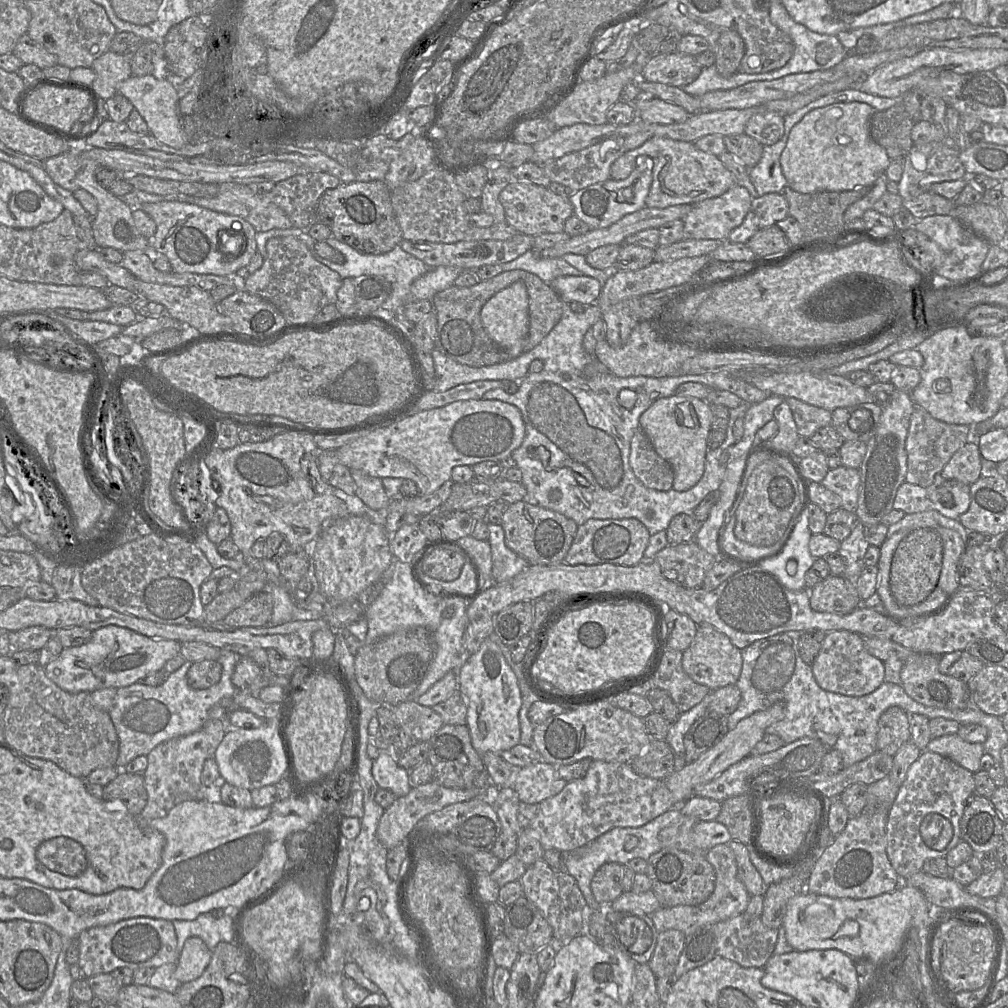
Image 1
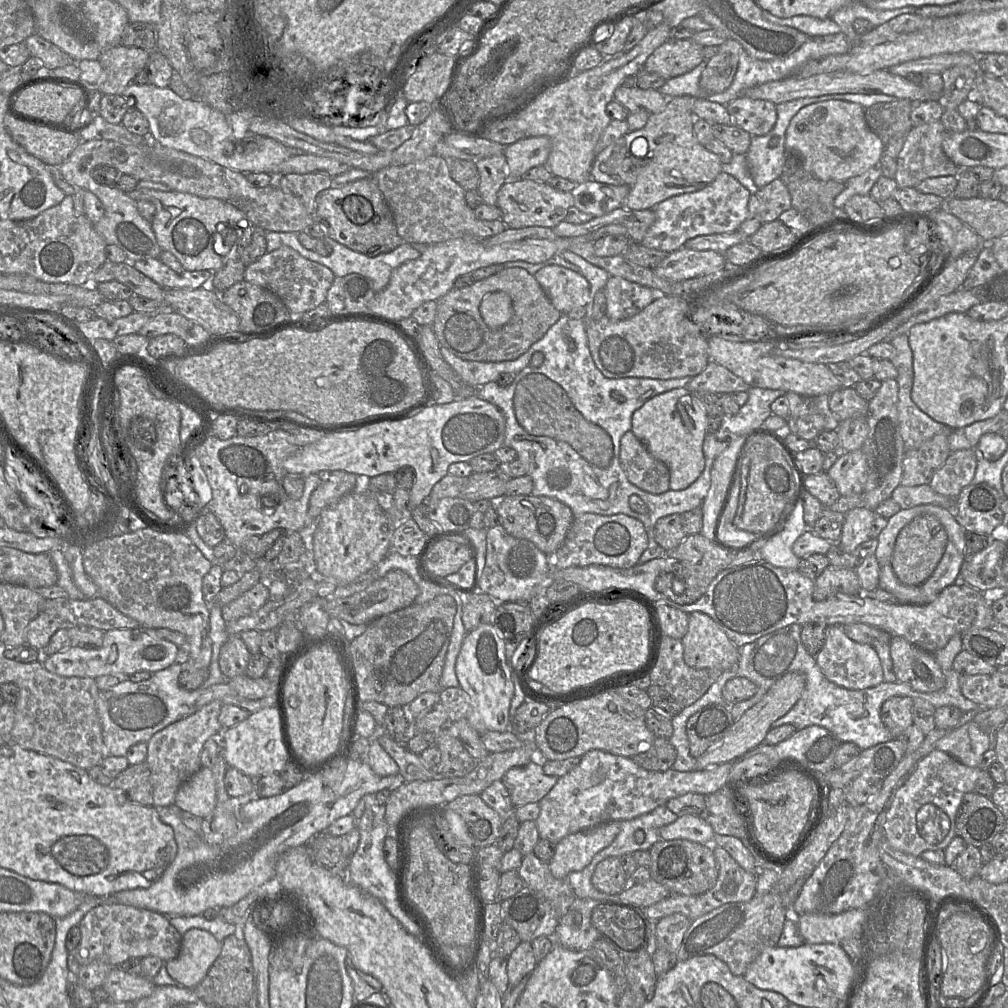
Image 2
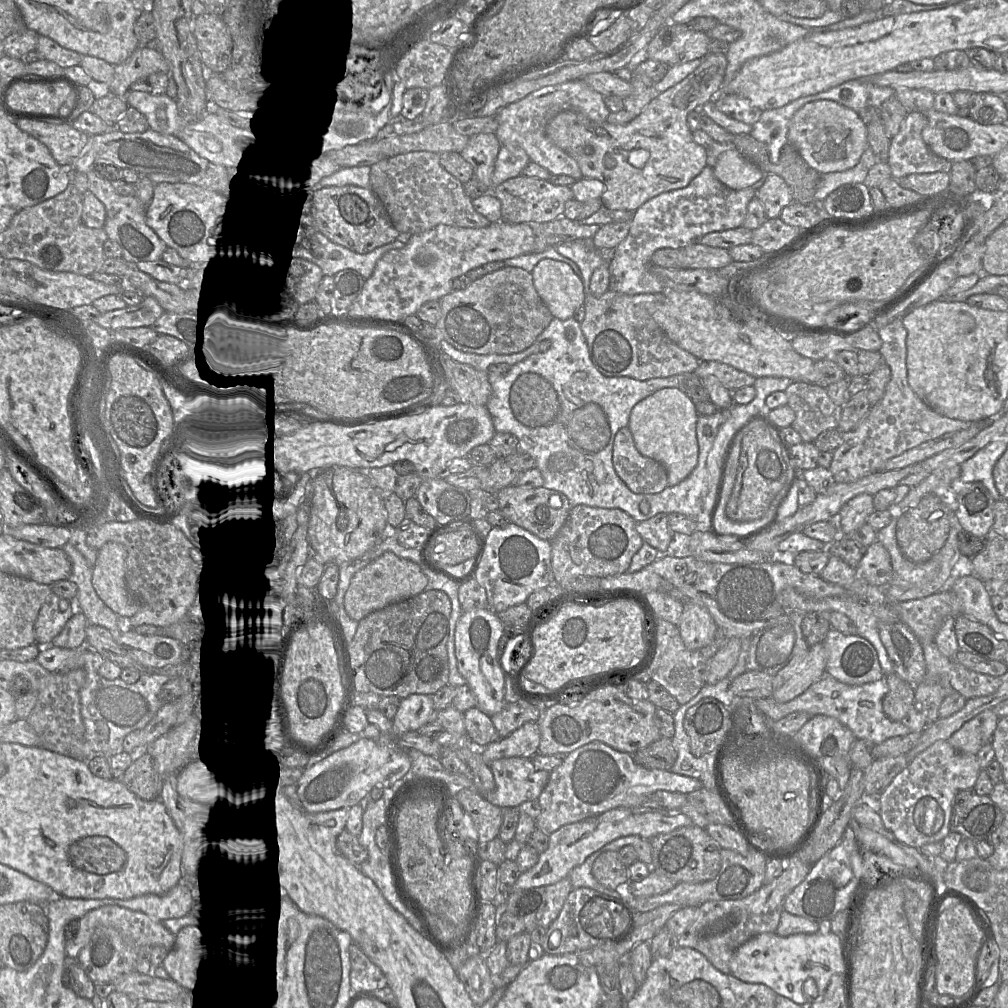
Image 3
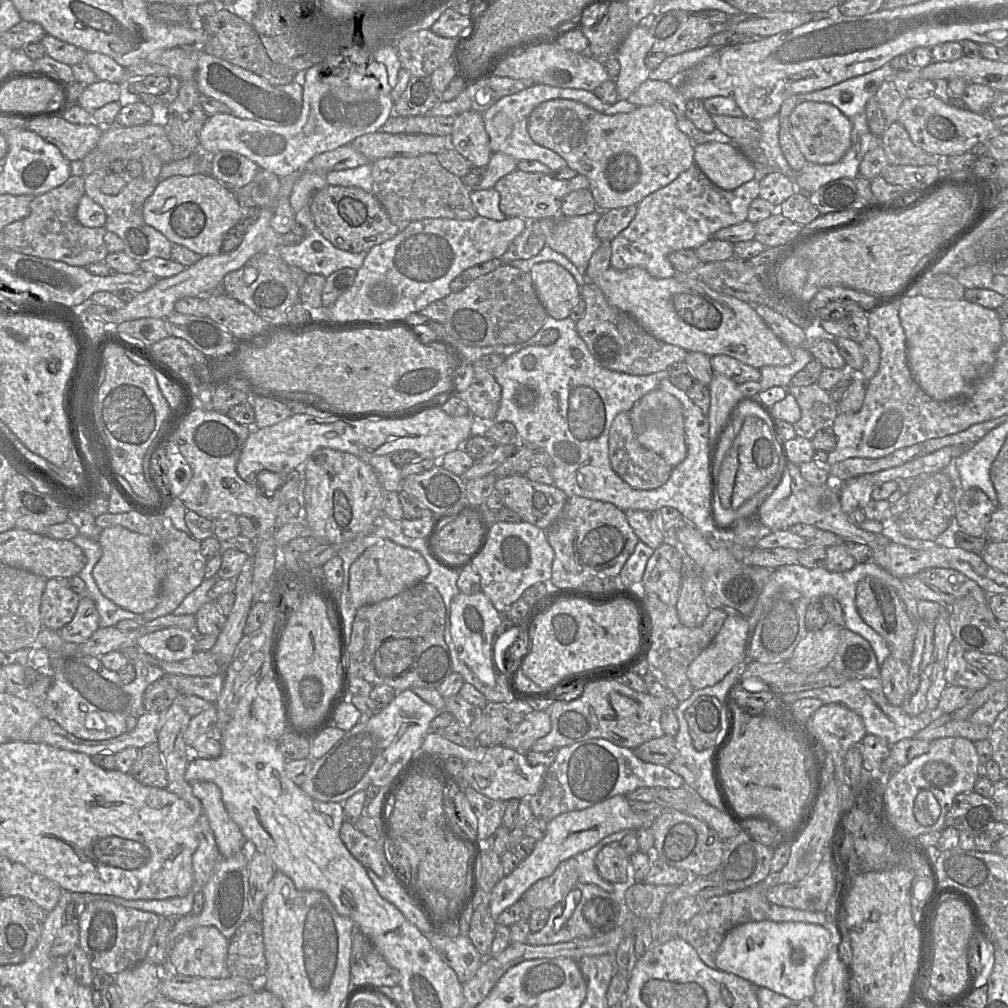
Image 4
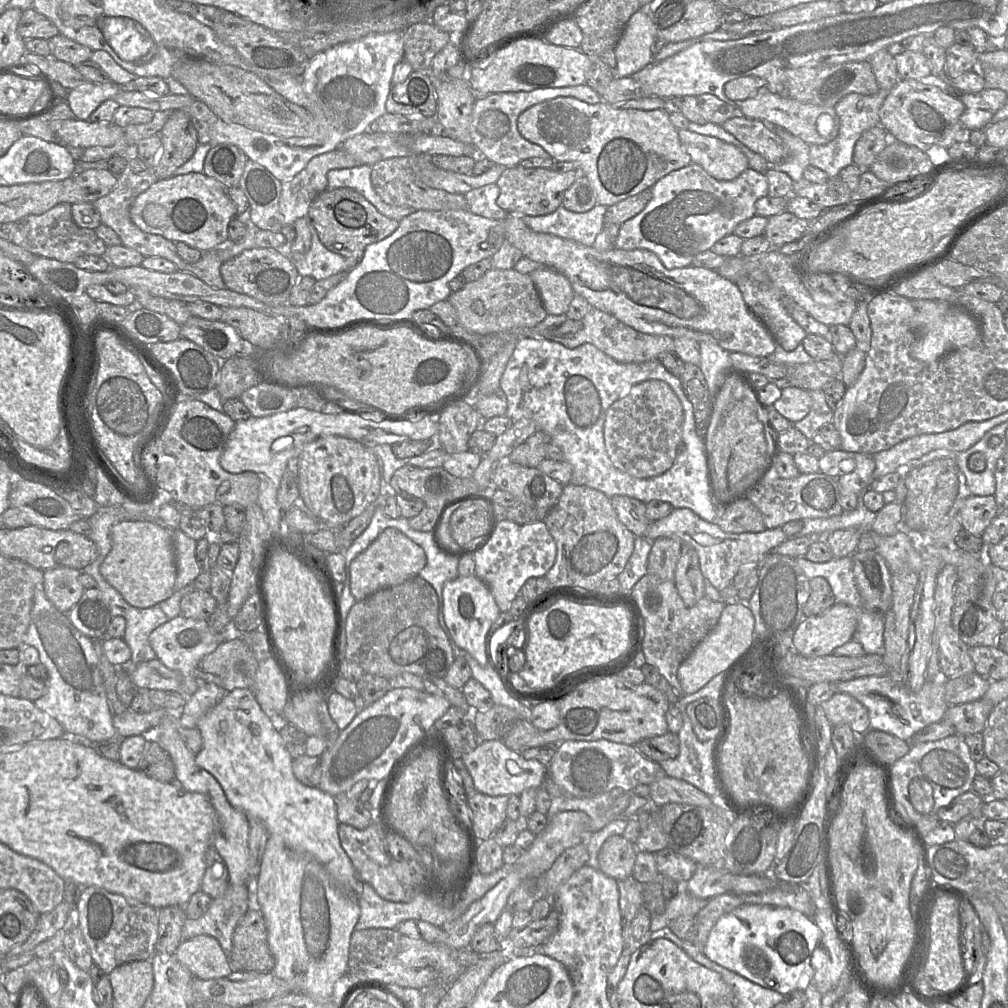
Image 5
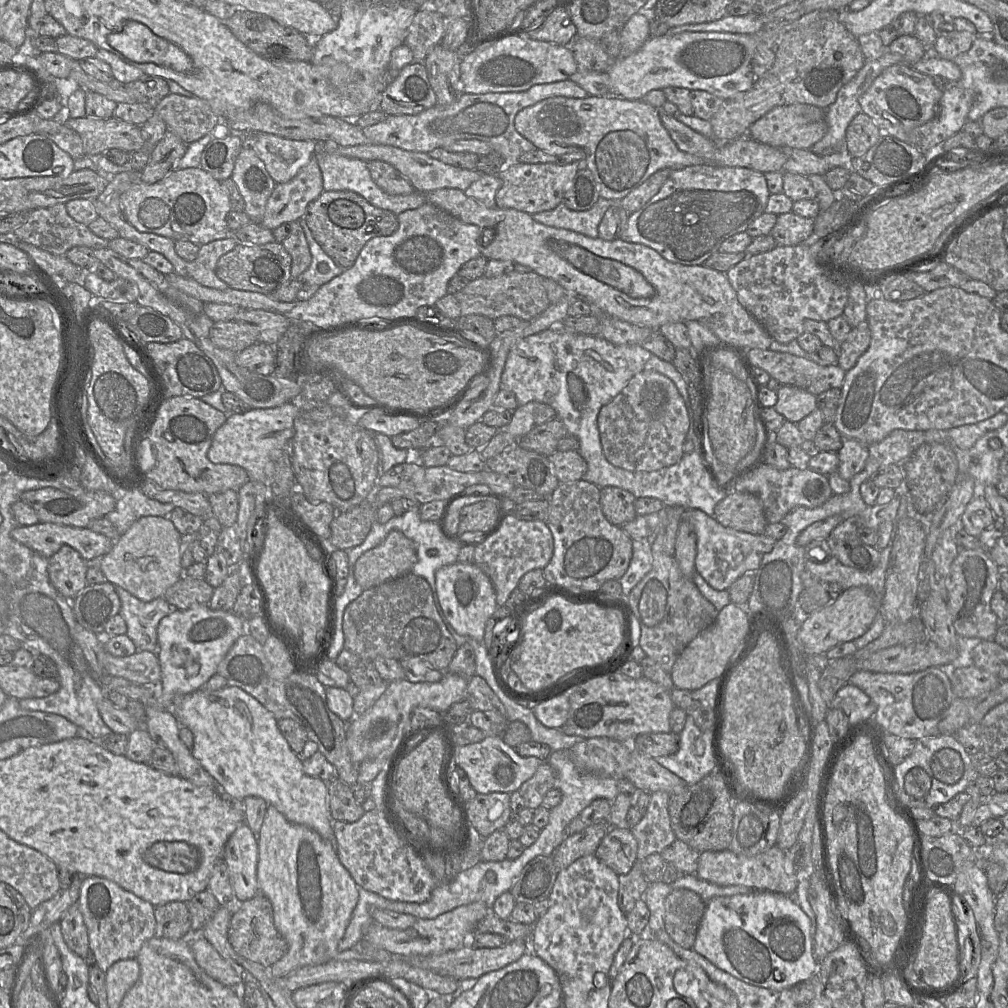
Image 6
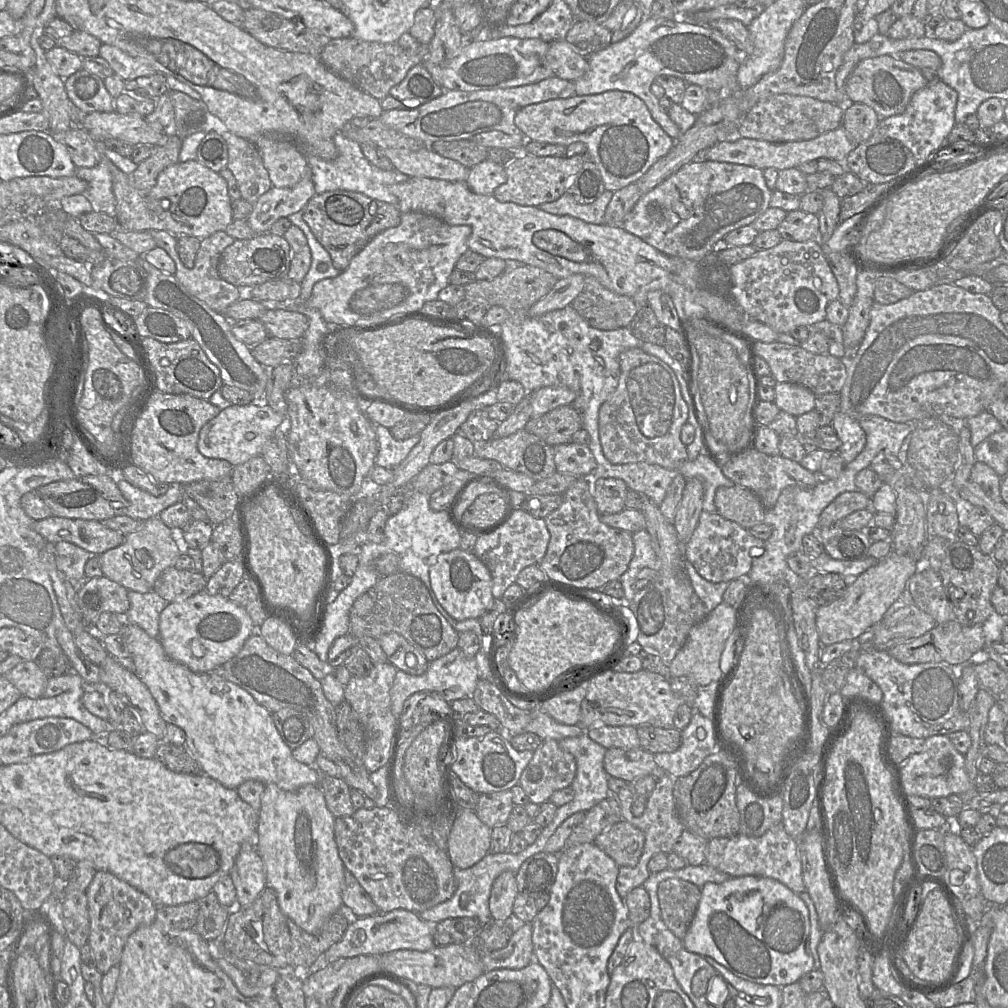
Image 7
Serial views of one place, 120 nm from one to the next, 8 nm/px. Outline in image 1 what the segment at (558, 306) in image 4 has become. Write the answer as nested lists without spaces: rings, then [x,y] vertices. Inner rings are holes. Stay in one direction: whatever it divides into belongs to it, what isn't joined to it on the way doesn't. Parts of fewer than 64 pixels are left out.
[[[560,276],[550,286],[559,295],[563,303],[577,301],[585,305],[597,302],[602,285],[597,279],[589,276]]]

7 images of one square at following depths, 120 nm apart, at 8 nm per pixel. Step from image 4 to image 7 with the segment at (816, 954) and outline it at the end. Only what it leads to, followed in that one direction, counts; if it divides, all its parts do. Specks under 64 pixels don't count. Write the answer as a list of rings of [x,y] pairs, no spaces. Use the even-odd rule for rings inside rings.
[[[742,876],[730,877],[719,884],[704,884],[696,913],[682,943],[689,952],[713,958],[739,978],[781,988],[798,982],[814,969],[809,934],[808,908],[798,894],[772,878]]]

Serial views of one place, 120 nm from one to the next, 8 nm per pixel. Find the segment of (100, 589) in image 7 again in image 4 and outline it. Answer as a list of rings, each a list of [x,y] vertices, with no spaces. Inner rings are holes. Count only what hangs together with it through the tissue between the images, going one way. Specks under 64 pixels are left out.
[[[81,597],[73,619],[58,630],[59,636],[70,643],[84,643],[99,627],[99,613],[95,602],[89,597]]]

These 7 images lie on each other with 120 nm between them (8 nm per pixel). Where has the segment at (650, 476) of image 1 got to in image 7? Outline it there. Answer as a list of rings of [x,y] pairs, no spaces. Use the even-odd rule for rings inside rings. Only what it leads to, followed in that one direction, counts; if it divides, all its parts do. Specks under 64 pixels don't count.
[[[641,348],[622,352],[619,363],[618,387],[599,410],[600,441],[605,457],[612,464],[645,462],[678,469],[688,459],[680,438],[681,428],[688,420],[688,406],[674,371]]]

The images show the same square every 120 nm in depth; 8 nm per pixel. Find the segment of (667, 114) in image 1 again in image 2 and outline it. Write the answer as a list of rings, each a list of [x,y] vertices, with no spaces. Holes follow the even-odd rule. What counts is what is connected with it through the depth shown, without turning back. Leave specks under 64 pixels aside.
[[[621,85],[615,90],[614,100],[623,105],[629,113],[646,112],[652,115],[661,112],[669,99],[658,90]]]

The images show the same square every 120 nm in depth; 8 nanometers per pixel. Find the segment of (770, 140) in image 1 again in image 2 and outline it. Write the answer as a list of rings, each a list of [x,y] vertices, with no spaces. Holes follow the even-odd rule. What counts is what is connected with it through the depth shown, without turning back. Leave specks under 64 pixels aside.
[[[741,95],[726,104],[733,123],[751,136],[764,136],[777,120],[776,105],[768,100],[752,99]]]

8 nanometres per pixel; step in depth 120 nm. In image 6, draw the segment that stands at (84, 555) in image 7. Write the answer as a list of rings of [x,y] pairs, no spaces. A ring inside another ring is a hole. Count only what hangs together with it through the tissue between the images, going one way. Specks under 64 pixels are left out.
[[[63,545],[48,559],[48,575],[52,586],[66,599],[73,600],[88,584],[86,560],[71,546]]]

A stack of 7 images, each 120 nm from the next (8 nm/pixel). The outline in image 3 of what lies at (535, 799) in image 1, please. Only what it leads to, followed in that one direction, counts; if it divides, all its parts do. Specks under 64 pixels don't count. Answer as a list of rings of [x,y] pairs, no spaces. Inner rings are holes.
[[[501,758],[493,761],[489,767],[493,773],[496,787],[494,791],[483,797],[500,808],[519,807],[526,801],[538,799],[550,777],[549,771],[536,770],[531,758]]]

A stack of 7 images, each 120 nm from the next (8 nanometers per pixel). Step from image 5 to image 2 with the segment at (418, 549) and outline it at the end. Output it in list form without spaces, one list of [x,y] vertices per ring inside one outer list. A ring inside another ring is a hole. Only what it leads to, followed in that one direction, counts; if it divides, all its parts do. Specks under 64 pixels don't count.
[[[394,569],[383,577],[375,580],[366,589],[346,598],[316,597],[313,602],[319,604],[329,617],[343,619],[351,624],[366,624],[393,613],[399,609],[406,608],[414,603],[420,590],[416,582],[404,571]]]

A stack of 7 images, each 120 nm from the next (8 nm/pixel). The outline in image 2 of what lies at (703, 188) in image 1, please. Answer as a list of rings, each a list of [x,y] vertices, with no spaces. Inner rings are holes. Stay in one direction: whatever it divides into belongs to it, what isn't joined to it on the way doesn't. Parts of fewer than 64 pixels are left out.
[[[692,96],[670,98],[661,112],[649,116],[642,129],[629,131],[596,155],[591,167],[591,178],[597,182],[614,186],[628,185],[630,192],[623,207],[630,210],[653,209],[668,198],[699,191],[713,182],[723,171],[723,163],[718,156],[701,145],[693,133],[692,109],[696,99]]]

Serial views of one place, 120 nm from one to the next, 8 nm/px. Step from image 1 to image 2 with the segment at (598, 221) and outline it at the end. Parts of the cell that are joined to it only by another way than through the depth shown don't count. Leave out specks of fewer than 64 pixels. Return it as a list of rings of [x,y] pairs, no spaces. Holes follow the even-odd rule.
[[[588,179],[577,184],[571,194],[577,209],[591,214],[593,217],[598,217],[623,207],[629,192],[628,185],[614,186]]]

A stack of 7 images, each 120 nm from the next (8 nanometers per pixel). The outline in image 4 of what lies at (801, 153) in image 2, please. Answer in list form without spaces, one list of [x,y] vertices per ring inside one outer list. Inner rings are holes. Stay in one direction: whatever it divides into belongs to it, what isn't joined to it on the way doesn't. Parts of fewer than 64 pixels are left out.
[[[804,101],[790,116],[791,134],[807,163],[834,164],[841,160],[851,146],[852,123],[837,107],[826,102]]]

